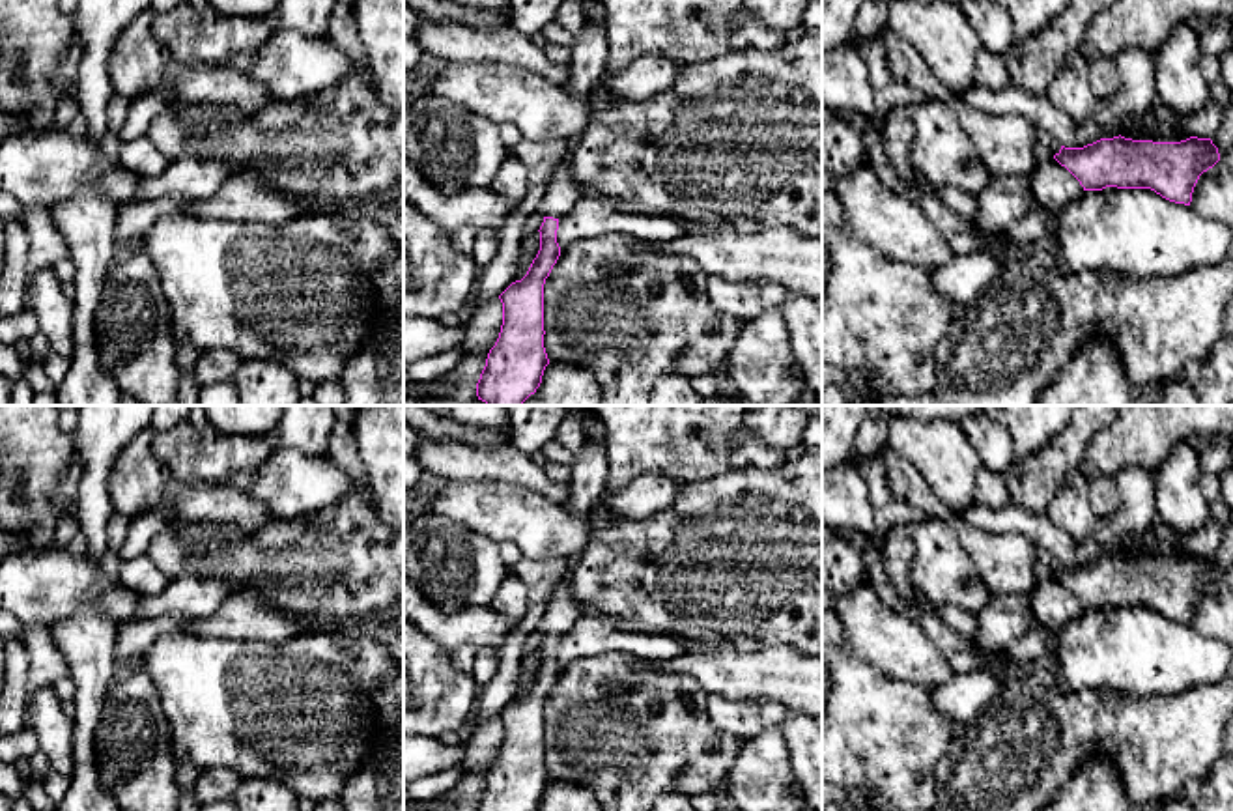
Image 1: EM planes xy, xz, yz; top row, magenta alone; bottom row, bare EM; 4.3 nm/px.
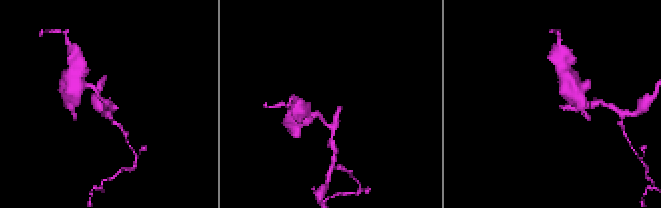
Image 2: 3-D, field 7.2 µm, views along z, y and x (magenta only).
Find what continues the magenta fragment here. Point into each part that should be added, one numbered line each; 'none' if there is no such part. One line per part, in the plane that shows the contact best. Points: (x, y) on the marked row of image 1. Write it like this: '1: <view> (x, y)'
1: xz (563, 191)

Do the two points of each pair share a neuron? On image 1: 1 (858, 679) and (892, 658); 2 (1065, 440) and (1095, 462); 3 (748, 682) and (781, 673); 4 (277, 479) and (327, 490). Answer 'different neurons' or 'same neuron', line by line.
1: different neurons
2: different neurons
3: same neuron
4: same neuron

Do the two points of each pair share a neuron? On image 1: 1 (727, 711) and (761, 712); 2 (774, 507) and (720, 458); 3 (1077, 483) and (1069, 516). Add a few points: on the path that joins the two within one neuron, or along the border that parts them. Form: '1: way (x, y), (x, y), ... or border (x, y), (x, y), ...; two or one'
1: way (735, 712), (753, 712); one
2: border (776, 466), (742, 466), (708, 479), (690, 481); two
3: way (1075, 490), (1071, 509); one

